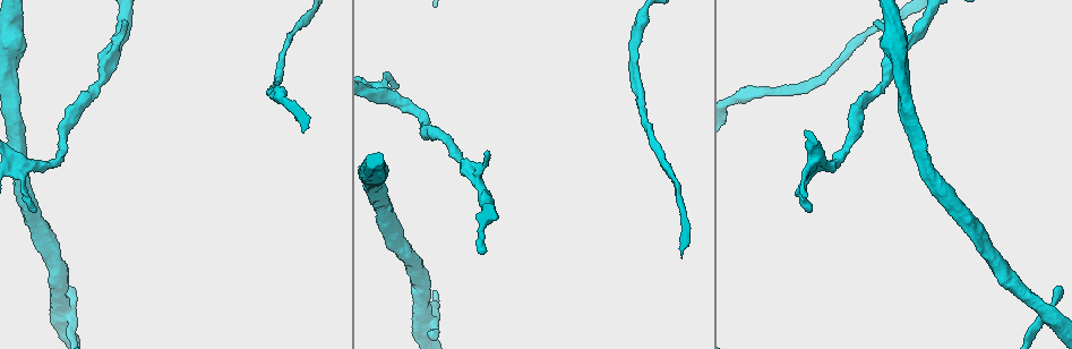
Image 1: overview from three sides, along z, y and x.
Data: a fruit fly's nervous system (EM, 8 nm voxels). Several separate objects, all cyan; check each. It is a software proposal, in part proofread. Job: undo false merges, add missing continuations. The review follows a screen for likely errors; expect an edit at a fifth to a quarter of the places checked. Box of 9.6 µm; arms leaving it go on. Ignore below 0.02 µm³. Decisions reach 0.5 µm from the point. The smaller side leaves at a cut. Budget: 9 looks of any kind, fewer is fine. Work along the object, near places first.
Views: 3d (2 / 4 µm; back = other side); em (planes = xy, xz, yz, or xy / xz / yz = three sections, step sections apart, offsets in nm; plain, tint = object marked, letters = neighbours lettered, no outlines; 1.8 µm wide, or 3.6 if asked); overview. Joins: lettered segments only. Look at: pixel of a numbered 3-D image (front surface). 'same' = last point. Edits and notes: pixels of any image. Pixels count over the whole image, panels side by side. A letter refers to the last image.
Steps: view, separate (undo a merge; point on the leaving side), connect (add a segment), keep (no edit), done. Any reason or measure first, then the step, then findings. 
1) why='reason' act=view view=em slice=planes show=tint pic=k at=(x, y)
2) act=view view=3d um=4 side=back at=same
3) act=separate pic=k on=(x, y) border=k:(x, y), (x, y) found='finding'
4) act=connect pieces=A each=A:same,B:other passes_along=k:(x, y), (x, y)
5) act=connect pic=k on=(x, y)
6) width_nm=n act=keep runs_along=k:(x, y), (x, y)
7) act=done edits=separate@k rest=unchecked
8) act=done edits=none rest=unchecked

why='narrows sharply' act=view view=3d um=2 pic=1 at=(61, 153)

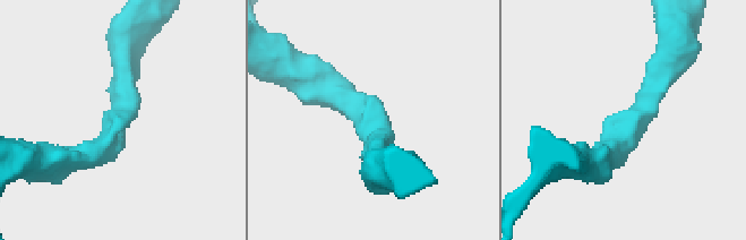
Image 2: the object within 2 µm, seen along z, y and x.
arm_widths_nm=240,300 act=view view=em slice=planes show=plain pic=2 at=(369, 130)

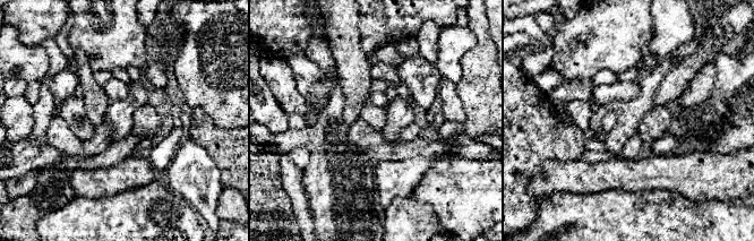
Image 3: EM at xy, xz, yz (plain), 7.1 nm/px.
act=view view=em slice=planes show=letters at=same

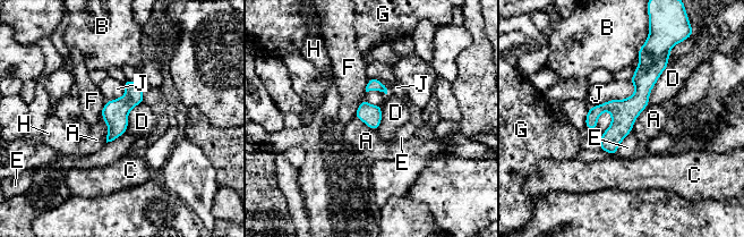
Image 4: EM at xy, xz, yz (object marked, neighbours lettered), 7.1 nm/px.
width_nm=150 act=keep each=A:other,B:other,C:other,D:other,E:other,F:other,G:other,H:other,J:other border=4:(101, 115), (108, 128), (107, 142) found='one neuron here'

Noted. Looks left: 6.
why='an open end' act=view view=em slice=planes show=letters pic=1 at=(35, 212)

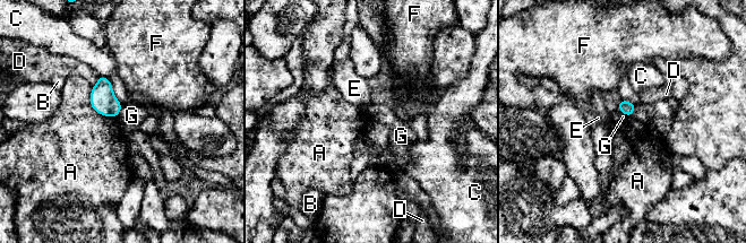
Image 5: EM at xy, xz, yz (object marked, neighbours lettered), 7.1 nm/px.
width_nm=90 act=keep each=A:other,B:other,C:other,D:other,E:other,F:other,G:other found='none of them fits'

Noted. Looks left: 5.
why='branch stops here' act=view view=em slice=planes show=tint pic=1 at=(487, 151)

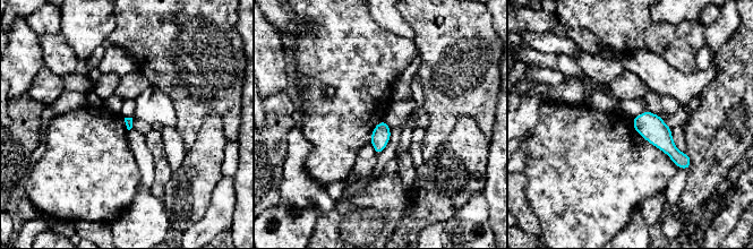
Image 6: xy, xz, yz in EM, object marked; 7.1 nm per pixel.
why='see the neighbours' act=view view=em slice=planes show=letters at=same

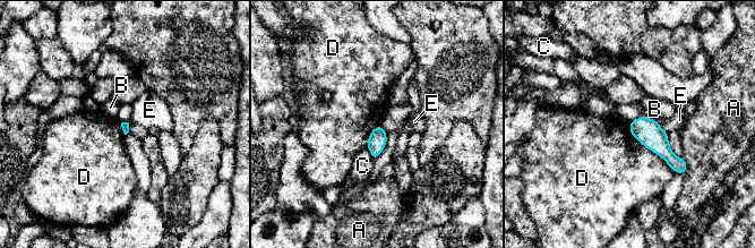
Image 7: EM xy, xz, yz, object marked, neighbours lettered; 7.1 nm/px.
act=keep each=A:other,B:other,C:other,D:other,E:other border=7:(642, 144), (658, 154), (674, 171) found='none of them fits'

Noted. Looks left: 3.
why='three arms meet' act=view view=em um=3.6 slice=planes show=letters pic=1 at=(420, 316)

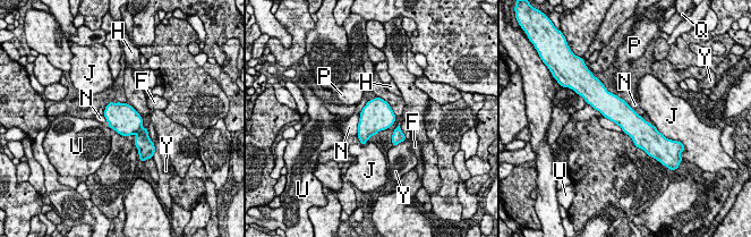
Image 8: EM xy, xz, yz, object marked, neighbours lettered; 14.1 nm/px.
width_nm=340 act=separate pic=8 on=(145, 146) each=F:other,H:other,J:other,N:other,P:other,Q:other,U:other,Y:other border=8:(142, 127), (139, 132) found='two neurons meet here'

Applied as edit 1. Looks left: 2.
act=done edits=separate@8 rest=unchecked

